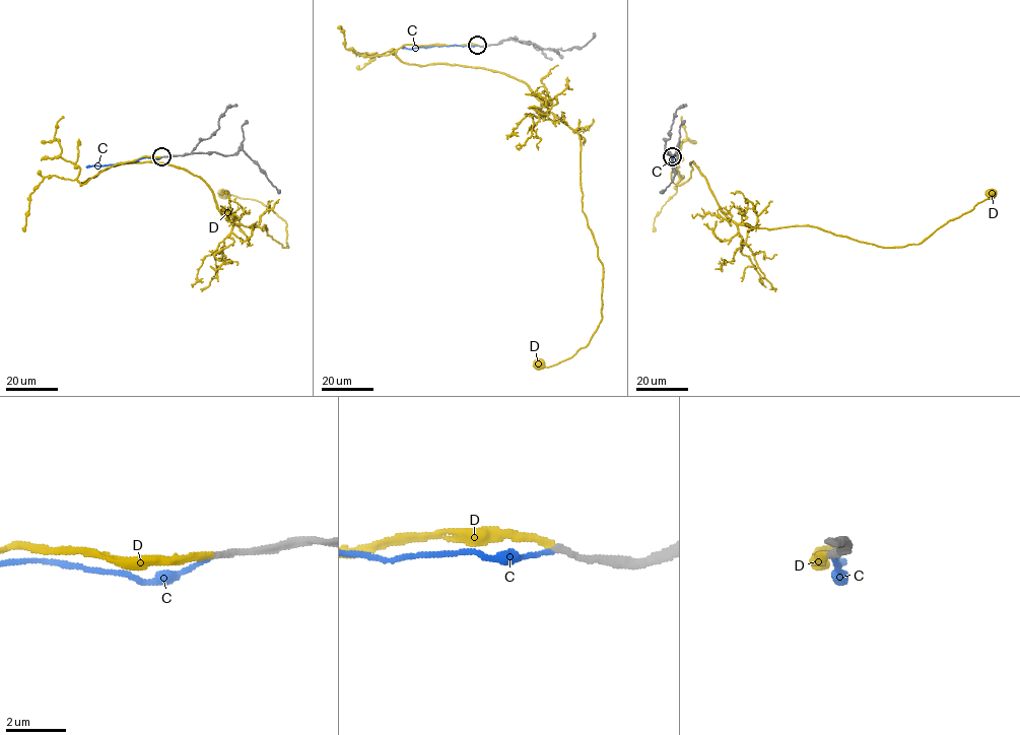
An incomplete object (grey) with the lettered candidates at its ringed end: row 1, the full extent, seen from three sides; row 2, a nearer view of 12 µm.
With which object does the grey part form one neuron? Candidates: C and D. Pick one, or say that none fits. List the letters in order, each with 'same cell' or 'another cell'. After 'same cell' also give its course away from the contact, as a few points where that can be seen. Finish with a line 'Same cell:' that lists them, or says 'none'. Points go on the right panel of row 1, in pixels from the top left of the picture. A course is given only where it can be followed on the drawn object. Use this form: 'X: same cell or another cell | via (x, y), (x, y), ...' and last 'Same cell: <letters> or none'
C: another cell
D: same cell | via (672, 157), (671, 180), (689, 179), (692, 161), (737, 223), (810, 225), (890, 248), (922, 243), (991, 192)
Same cell: D

